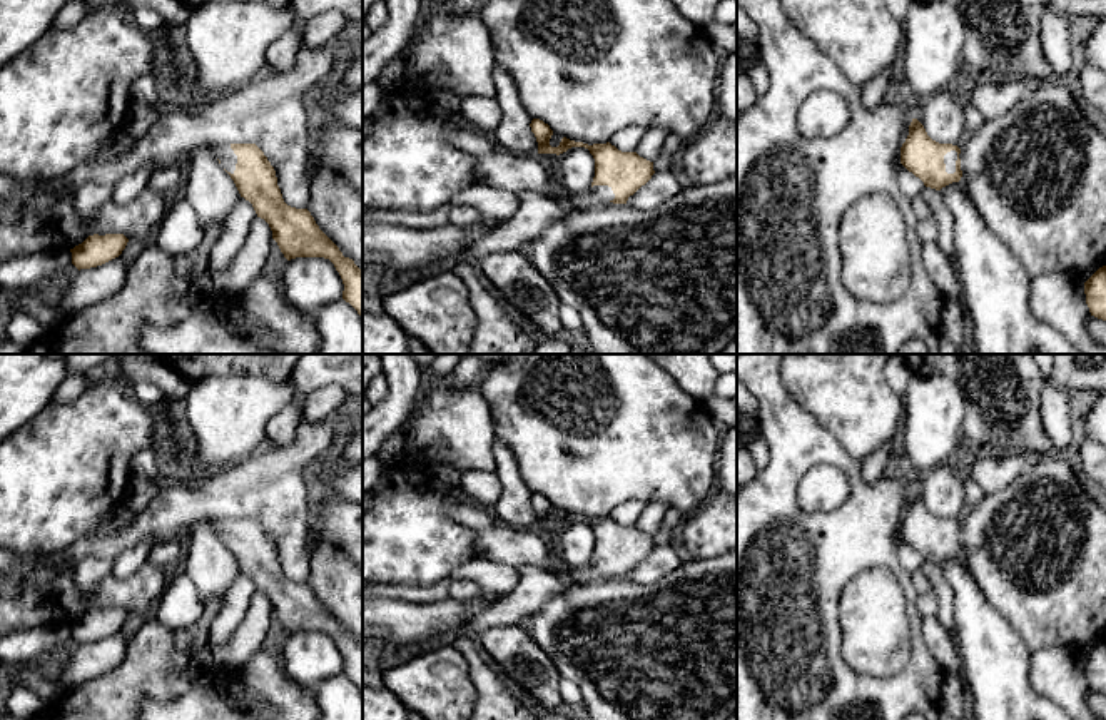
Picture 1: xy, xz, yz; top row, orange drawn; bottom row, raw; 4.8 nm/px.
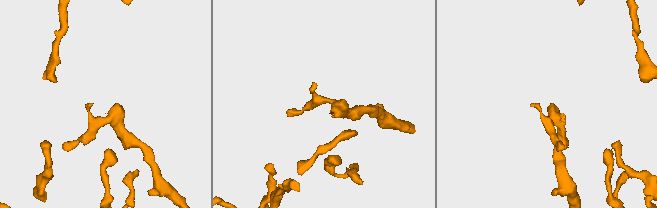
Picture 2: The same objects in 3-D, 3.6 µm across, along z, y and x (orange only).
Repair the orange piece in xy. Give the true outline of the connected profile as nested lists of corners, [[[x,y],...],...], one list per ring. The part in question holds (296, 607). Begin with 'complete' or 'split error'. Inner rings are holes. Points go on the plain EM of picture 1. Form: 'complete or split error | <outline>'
split error | [[[256,518],[204,520],[214,526],[219,538],[234,555],[241,571],[249,575],[264,593],[272,613],[287,635],[296,631],[329,633],[339,646],[349,677],[363,693],[363,645],[353,633],[319,603],[307,583],[296,583],[284,576],[276,545]]]

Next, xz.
split error | [[[533,493],[530,501],[538,516],[538,528],[560,530],[571,521],[585,521],[593,530],[595,551],[588,565],[560,565],[551,570],[553,575],[566,573],[573,580],[573,585],[588,585],[605,576],[627,578],[628,571],[655,548],[653,536],[640,531],[637,526],[621,526],[610,516],[588,520],[563,511],[558,521],[551,521],[550,513],[553,505],[548,498]]]

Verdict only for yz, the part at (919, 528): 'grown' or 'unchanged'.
grown

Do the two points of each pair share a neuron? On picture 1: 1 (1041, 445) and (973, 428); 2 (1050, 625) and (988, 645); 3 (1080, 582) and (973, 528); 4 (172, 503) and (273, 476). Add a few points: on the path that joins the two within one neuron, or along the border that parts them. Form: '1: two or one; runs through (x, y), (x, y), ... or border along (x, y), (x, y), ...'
1: one; runs through (1024, 433), (989, 430)
2: two; border along (993, 607), (1031, 652)
3: one; runs through (1048, 593), (1033, 597), (1019, 593), (988, 560)
4: one; runs through (197, 503), (248, 490)

